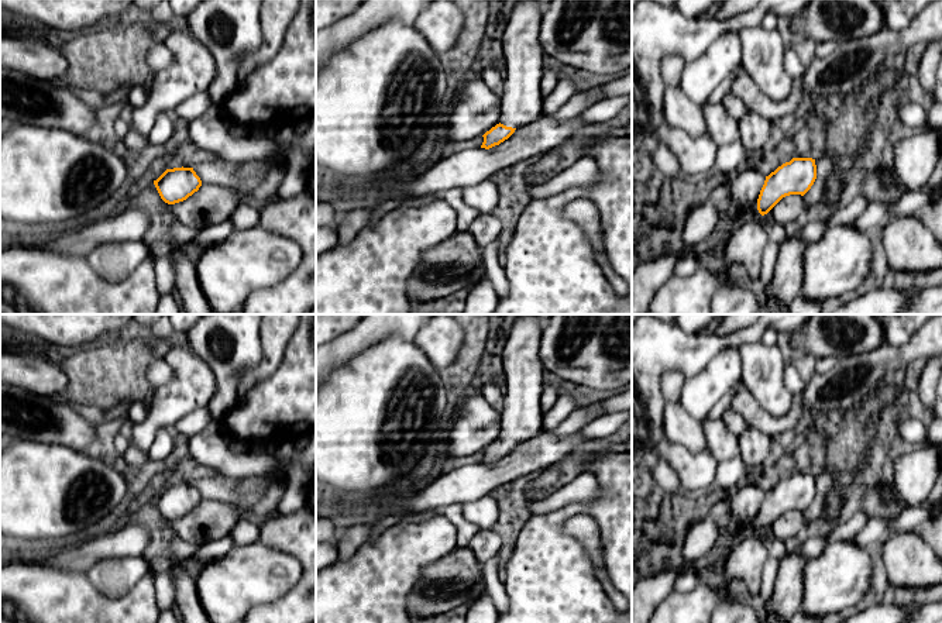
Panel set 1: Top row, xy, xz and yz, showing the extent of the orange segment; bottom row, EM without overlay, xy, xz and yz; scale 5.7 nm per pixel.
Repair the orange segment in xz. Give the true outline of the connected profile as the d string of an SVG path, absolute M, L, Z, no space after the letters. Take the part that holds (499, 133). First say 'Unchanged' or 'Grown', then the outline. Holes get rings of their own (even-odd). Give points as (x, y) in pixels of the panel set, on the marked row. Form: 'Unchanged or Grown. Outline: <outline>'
Grown. Outline: M518 0L505 31L503 92L501 93L501 123L487 131L481 148L489 149L508 140L516 128L543 116L540 79L543 48L539 41L544 6L536 0Z

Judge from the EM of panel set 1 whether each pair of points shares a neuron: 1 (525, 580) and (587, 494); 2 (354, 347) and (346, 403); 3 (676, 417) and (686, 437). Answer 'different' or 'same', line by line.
1: different
2: different
3: same

